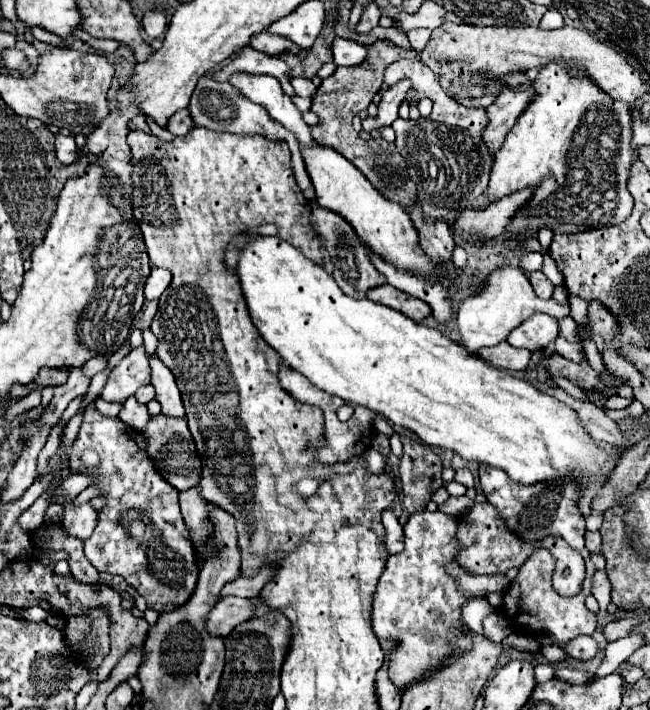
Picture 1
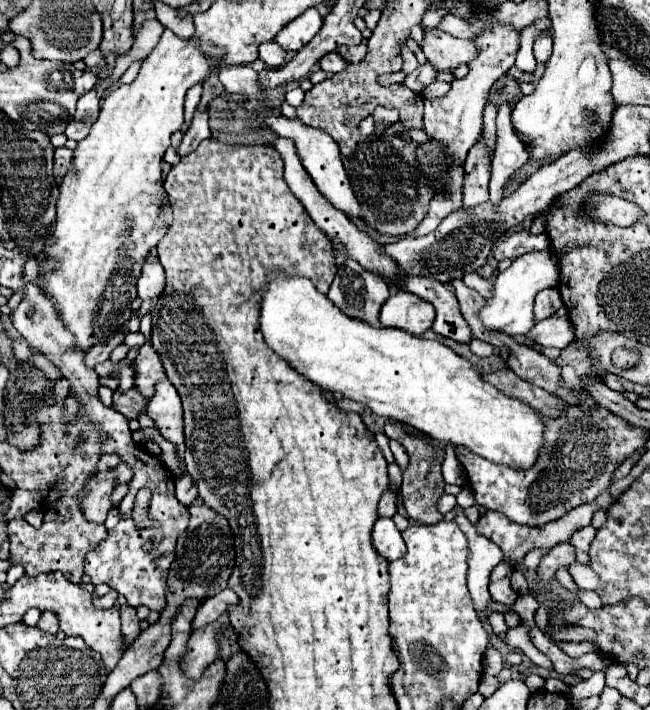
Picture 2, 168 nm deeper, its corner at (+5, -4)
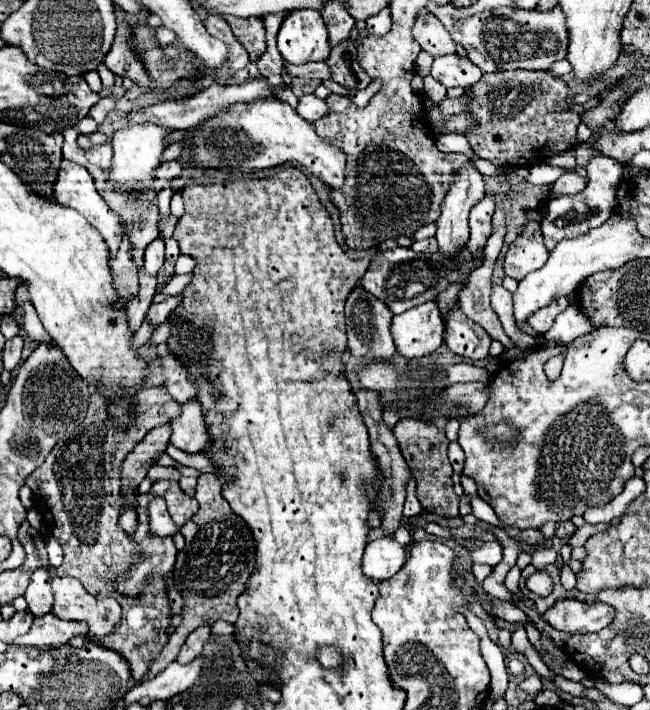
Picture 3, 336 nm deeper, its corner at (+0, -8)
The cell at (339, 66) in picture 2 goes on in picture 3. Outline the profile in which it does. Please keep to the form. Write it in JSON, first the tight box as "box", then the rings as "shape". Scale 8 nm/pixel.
{"box":[284,63,330,81],"shape":[[[284,63],[284,71],[292,77],[300,77],[300,79],[320,79],[320,81],[330,79],[330,69],[326,63],[306,63],[306,65]]]}

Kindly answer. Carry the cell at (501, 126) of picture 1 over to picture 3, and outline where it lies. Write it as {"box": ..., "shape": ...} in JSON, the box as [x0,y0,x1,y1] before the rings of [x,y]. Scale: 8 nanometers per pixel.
{"box":[468,195,494,259],"shape":[[[486,195],[474,209],[470,211],[470,241],[468,251],[474,259],[478,259],[486,247],[486,241],[492,233],[492,213],[494,213],[494,197]]]}

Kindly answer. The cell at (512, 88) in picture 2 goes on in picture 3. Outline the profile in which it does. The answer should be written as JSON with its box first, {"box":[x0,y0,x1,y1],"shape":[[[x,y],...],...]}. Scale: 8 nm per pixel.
{"box":[438,71,580,167],"shape":[[[496,71],[484,73],[482,79],[472,87],[472,99],[466,103],[464,97],[446,97],[438,109],[446,115],[458,115],[462,111],[472,113],[476,125],[466,131],[466,139],[474,153],[504,167],[534,167],[556,153],[572,149],[580,115],[572,111],[572,97],[568,83],[550,71]]]}

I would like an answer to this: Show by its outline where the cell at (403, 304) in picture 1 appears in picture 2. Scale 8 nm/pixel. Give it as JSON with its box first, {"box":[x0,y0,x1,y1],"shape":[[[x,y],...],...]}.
{"box":[381,291,435,335],"shape":[[[395,291],[381,307],[381,325],[399,327],[413,335],[425,333],[433,323],[435,311],[427,301],[405,291]]]}

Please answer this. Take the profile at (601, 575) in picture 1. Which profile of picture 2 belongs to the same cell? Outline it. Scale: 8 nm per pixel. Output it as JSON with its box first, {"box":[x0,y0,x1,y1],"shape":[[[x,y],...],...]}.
{"box":[569,562,599,591],"shape":[[[575,562],[569,566],[569,573],[578,587],[584,587],[590,591],[596,591],[599,585],[599,577],[588,565]]]}

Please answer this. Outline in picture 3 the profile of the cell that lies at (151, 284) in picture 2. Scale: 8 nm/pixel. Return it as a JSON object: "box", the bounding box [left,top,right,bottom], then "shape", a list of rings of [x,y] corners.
{"box":[144,239,164,277],"shape":[[[154,239],[148,247],[146,247],[146,255],[144,255],[144,269],[148,275],[156,277],[156,273],[162,269],[164,265],[164,241],[162,239]]]}

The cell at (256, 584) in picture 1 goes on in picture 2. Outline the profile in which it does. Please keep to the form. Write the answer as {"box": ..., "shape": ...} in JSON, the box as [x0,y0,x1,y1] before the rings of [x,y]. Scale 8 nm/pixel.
{"box":[193,589,239,629],"shape":[[[223,589],[221,593],[217,593],[215,597],[209,597],[201,603],[201,609],[197,611],[195,619],[193,619],[193,629],[197,629],[199,625],[205,625],[205,623],[211,623],[211,621],[217,621],[229,605],[237,603],[239,597],[233,595],[231,589]]]}

